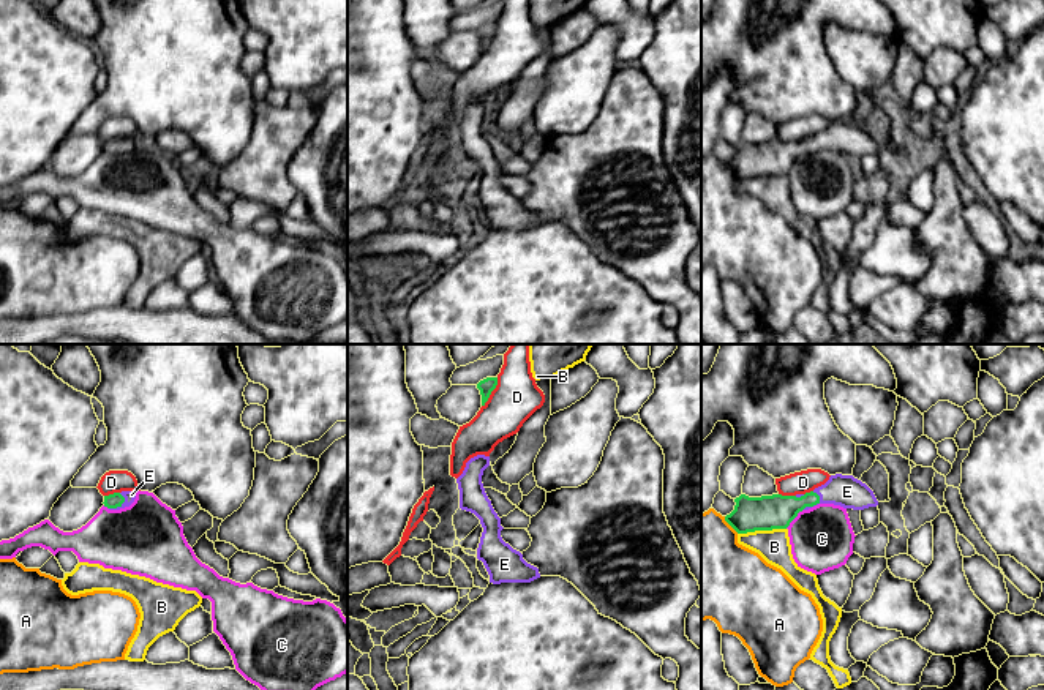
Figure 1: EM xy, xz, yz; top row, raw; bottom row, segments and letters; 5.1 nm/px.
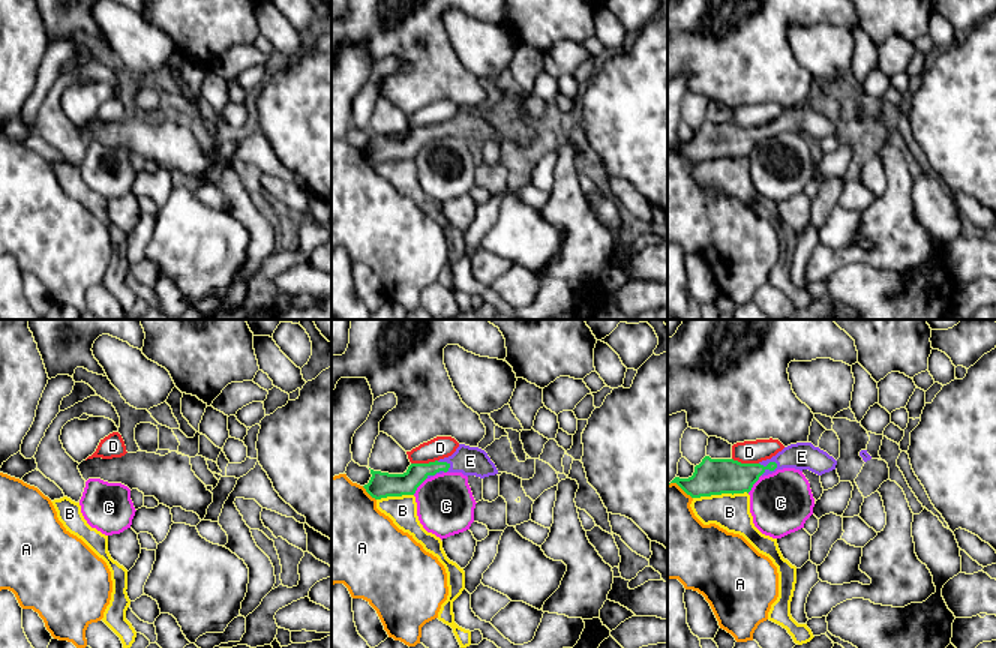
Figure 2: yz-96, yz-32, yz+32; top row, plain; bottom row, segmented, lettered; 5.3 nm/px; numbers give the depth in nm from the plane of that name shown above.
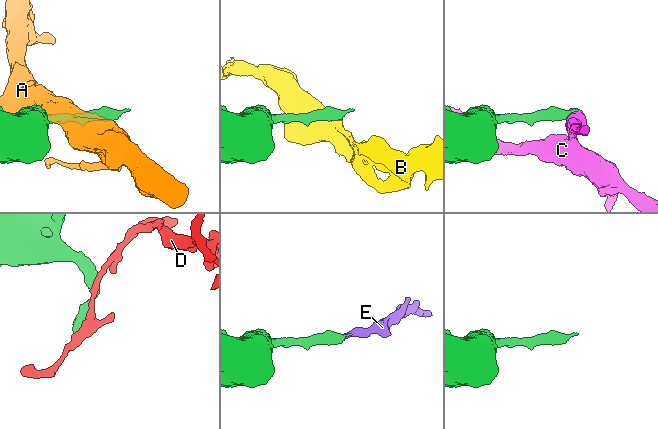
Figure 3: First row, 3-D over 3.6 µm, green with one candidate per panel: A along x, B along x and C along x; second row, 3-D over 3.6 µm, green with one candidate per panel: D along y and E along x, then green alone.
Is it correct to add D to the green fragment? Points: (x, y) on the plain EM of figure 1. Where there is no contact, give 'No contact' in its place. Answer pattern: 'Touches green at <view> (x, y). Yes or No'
Touches green at xz (491, 37). No

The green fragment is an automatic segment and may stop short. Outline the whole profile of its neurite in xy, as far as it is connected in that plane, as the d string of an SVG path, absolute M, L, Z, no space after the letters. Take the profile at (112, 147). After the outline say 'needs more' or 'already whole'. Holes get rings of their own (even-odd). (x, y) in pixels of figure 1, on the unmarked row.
M122 137L122 139L104 142L103 150L109 156L120 156L120 155L130 153L134 148L134 145L136 145L134 137Z; needs more

